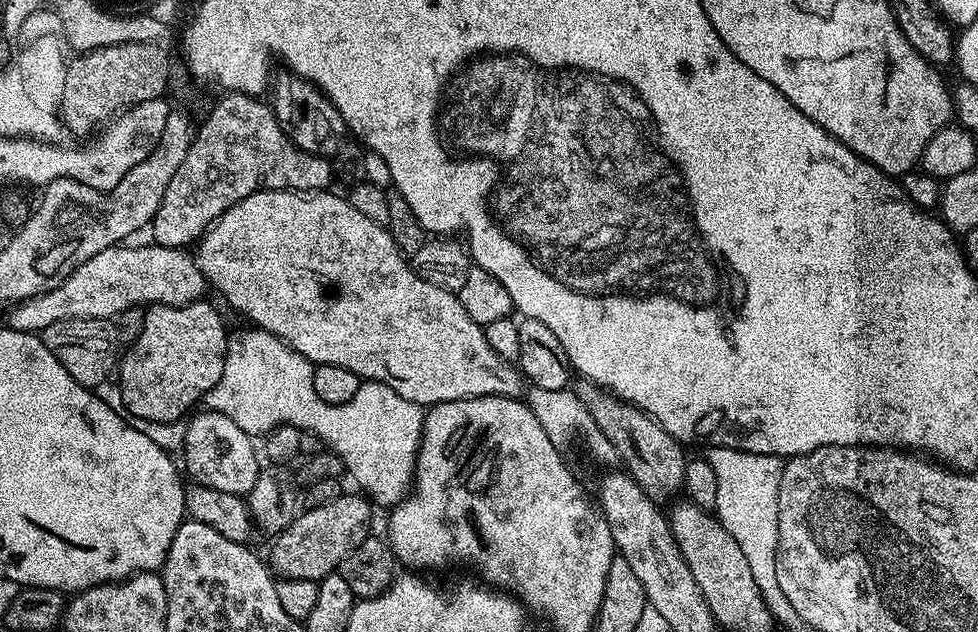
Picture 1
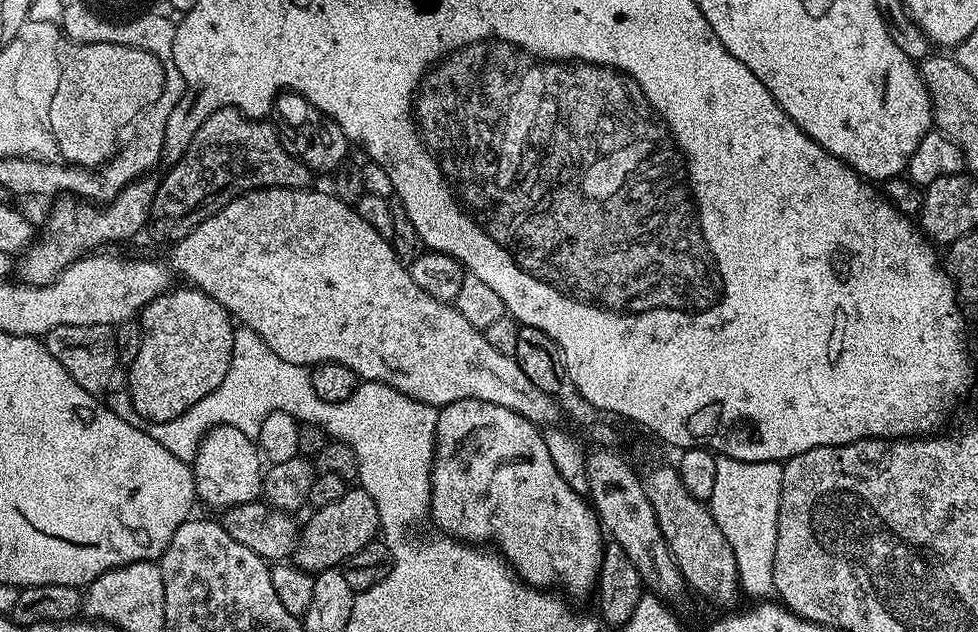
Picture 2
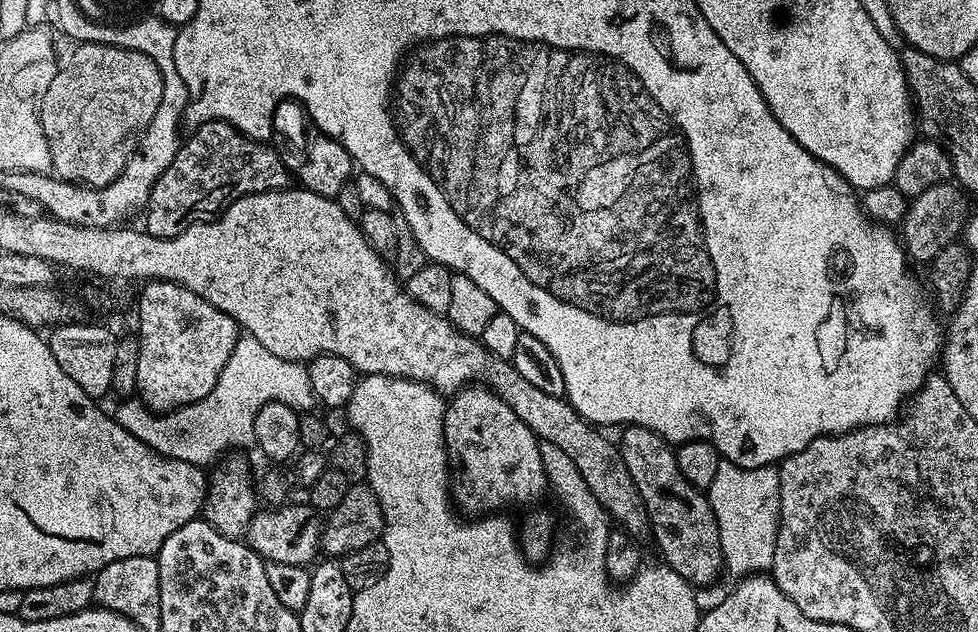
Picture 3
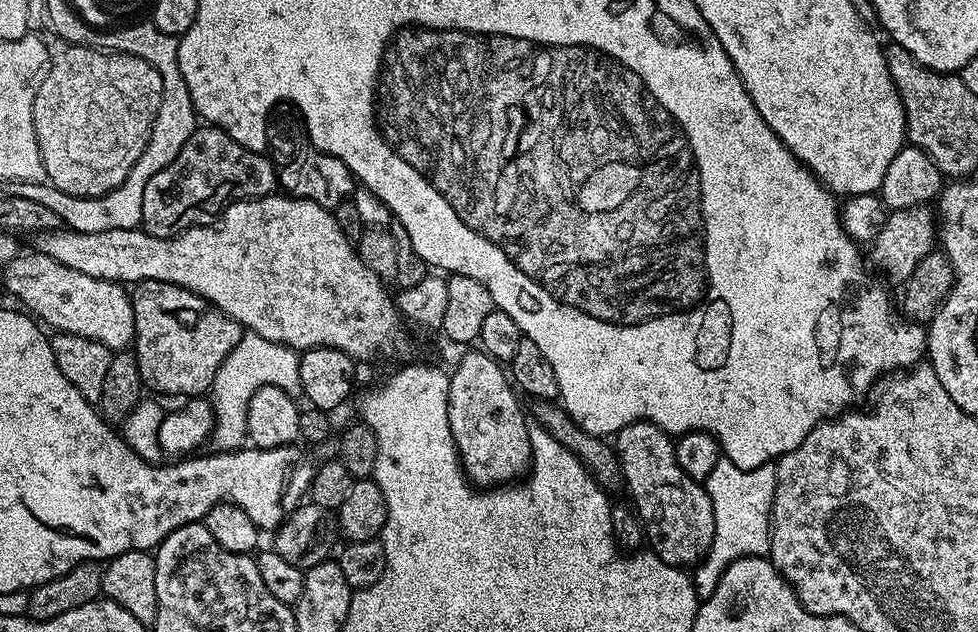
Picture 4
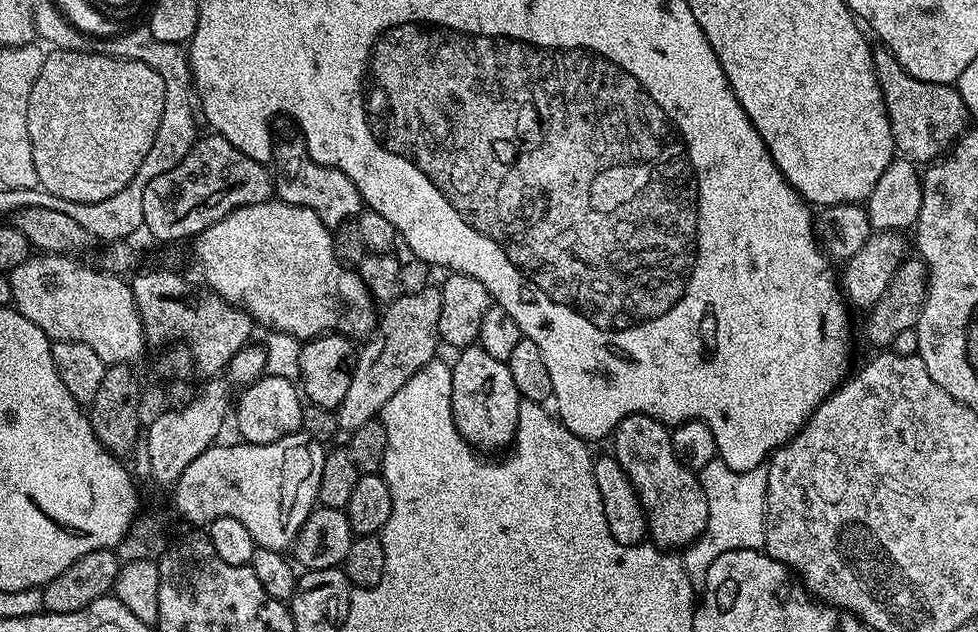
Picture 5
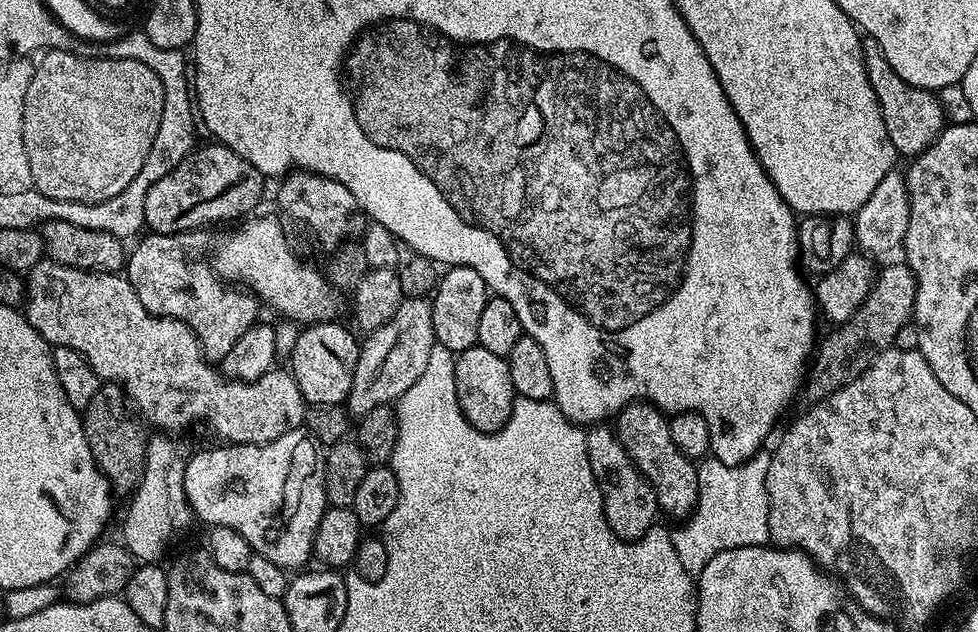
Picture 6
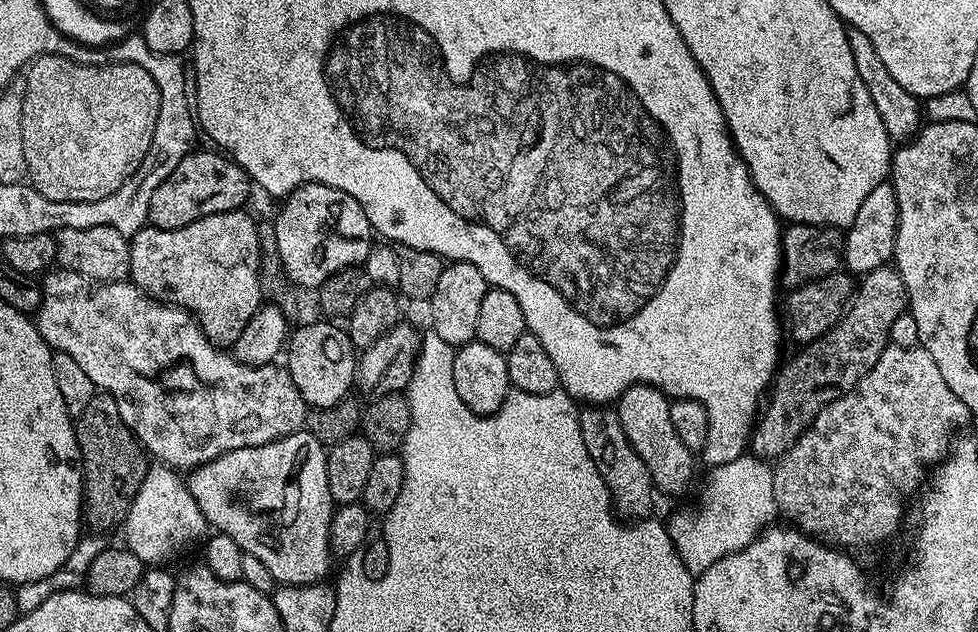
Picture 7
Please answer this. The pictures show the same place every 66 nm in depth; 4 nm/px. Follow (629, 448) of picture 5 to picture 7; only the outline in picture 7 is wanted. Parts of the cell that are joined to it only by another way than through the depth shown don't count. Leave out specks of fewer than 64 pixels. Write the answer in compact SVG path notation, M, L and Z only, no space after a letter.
M635 384L615 401L614 411L630 446L636 451L638 458L646 462L646 470L650 470L653 485L661 493L682 491L692 480L694 453L686 446L686 442L682 442L682 438L678 438L670 423L669 397L649 384Z

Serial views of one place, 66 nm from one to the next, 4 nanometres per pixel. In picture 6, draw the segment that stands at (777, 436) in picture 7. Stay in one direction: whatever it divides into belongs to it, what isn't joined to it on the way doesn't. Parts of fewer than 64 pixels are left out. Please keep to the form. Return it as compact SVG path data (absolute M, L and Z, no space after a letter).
M899 263L888 264L881 272L879 269L872 281L870 294L866 294L862 306L858 306L858 310L854 310L854 314L845 324L839 325L835 330L832 330L832 333L824 341L822 341L823 339L819 341L818 347L811 357L810 367L806 372L806 392L808 388L809 401L824 400L842 386L846 386L854 378L862 375L872 365L874 358L878 358L878 354L882 354L897 343L898 337L905 331L904 323L907 320L909 323L913 319L916 311L916 279L907 263Z

